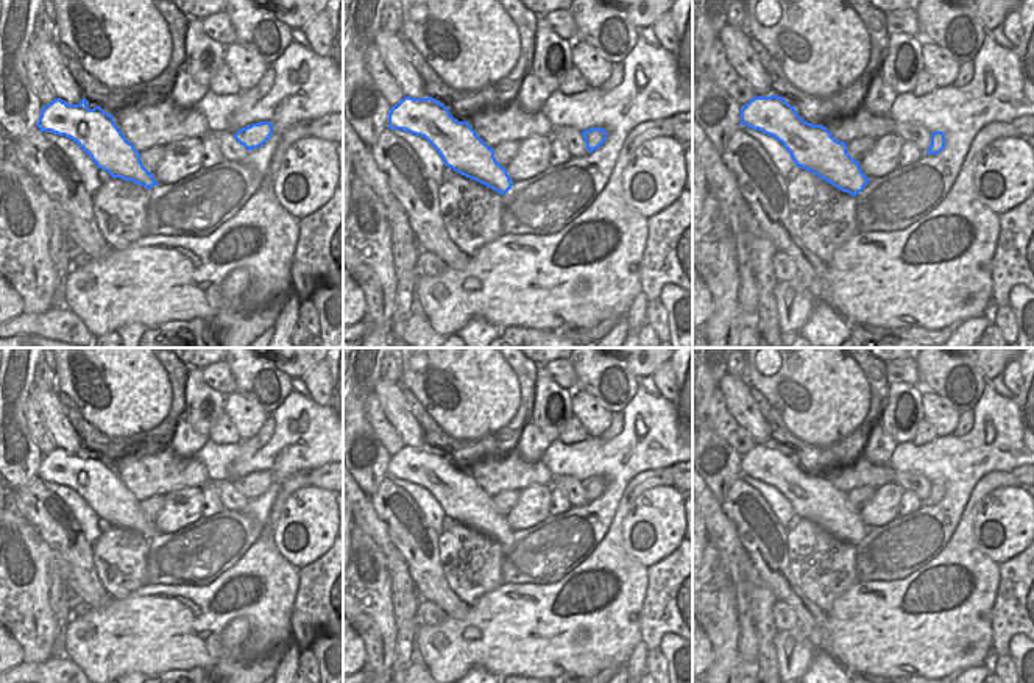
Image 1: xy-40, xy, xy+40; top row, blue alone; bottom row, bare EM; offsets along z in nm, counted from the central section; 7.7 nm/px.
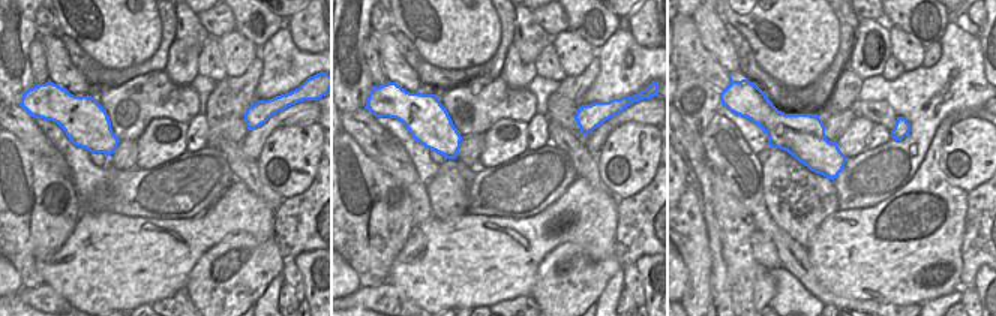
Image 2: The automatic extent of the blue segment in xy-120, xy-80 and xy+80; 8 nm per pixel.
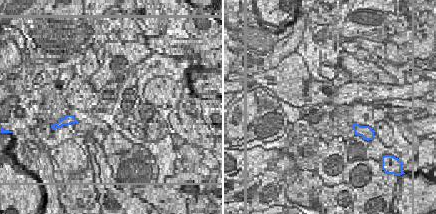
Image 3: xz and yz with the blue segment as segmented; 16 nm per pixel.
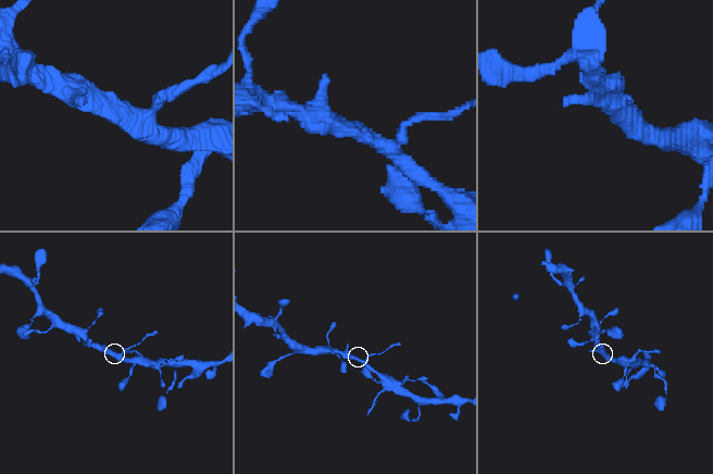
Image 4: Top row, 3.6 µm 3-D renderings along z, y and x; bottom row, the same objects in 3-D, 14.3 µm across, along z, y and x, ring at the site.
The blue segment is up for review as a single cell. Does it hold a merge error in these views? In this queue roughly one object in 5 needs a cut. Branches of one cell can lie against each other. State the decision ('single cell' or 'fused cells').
fused cells

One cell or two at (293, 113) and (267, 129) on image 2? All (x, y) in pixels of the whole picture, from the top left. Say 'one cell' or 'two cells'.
one cell

